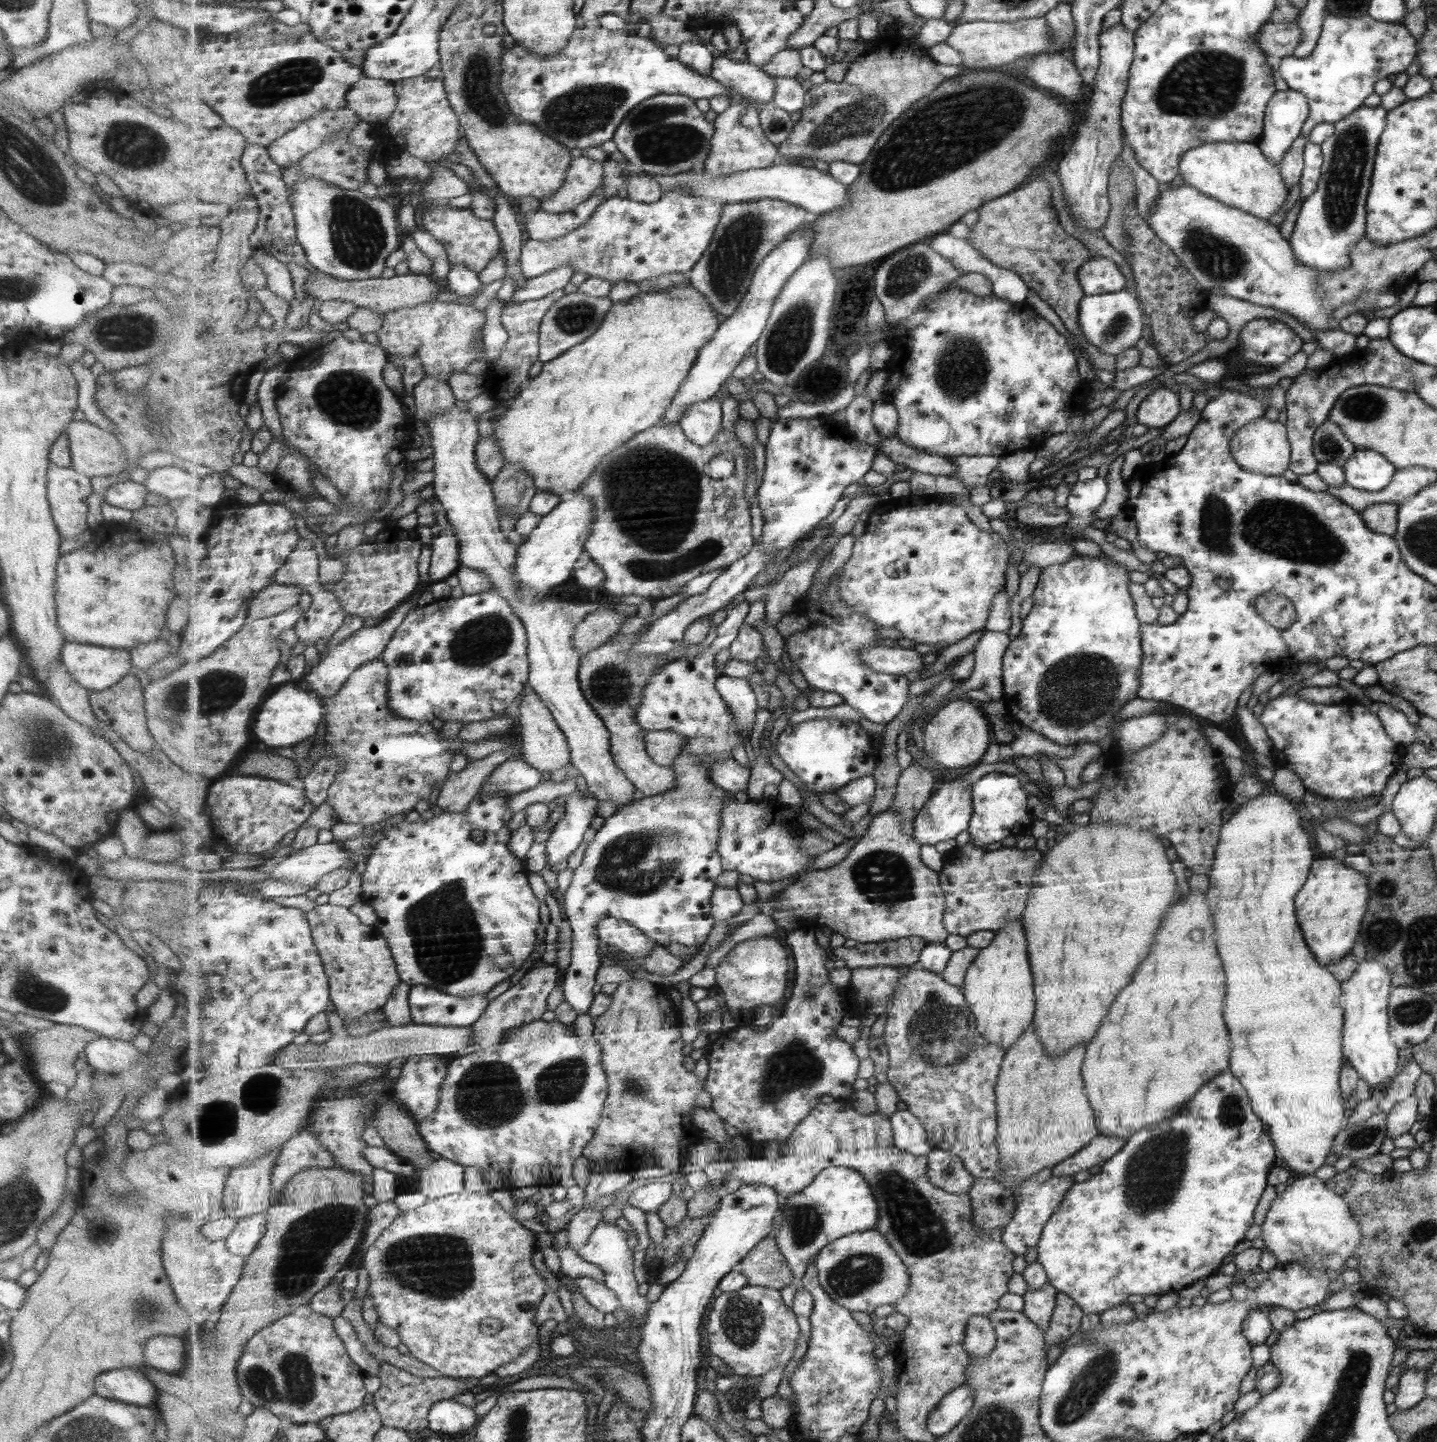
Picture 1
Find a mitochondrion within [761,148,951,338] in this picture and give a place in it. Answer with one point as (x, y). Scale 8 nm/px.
(909, 272)

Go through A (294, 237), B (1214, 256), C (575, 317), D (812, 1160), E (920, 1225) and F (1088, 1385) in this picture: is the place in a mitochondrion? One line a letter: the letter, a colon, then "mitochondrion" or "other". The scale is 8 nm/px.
A: other
B: mitochondrion
C: mitochondrion
D: other
E: mitochondrion
F: mitochondrion

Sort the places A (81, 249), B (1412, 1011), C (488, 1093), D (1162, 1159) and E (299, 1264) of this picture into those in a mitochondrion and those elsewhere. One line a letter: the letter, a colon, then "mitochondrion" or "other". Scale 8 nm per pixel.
A: other
B: mitochondrion
C: mitochondrion
D: mitochondrion
E: mitochondrion

